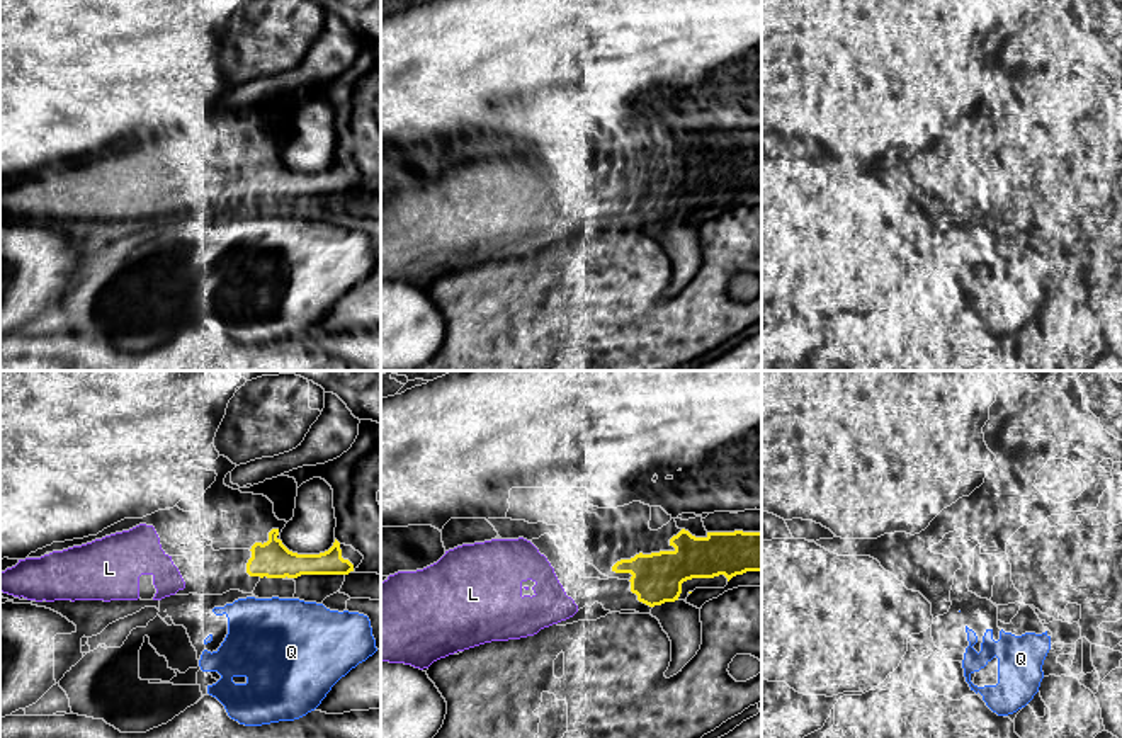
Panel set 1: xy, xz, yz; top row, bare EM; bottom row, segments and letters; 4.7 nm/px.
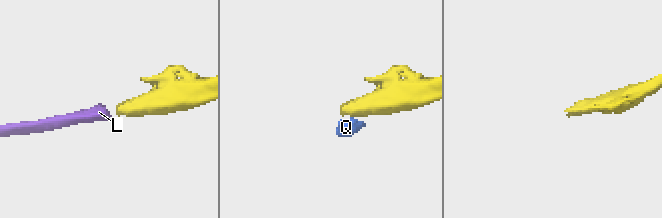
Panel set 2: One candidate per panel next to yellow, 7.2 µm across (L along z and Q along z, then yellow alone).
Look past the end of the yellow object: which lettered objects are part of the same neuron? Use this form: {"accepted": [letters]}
{"accepted": ["L"]}

